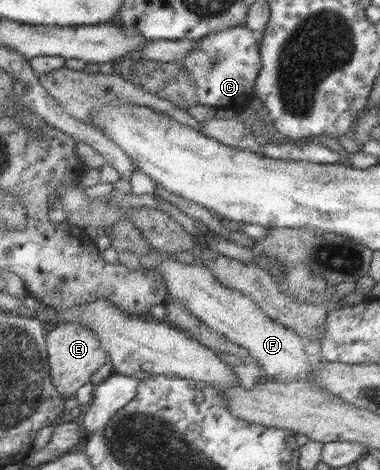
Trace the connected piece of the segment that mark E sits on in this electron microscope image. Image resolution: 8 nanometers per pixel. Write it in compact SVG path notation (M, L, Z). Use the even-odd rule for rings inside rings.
M78 320L56 324L56 328L48 333L48 347L54 382L65 398L76 398L77 392L93 380L95 372L111 361L100 338Z

